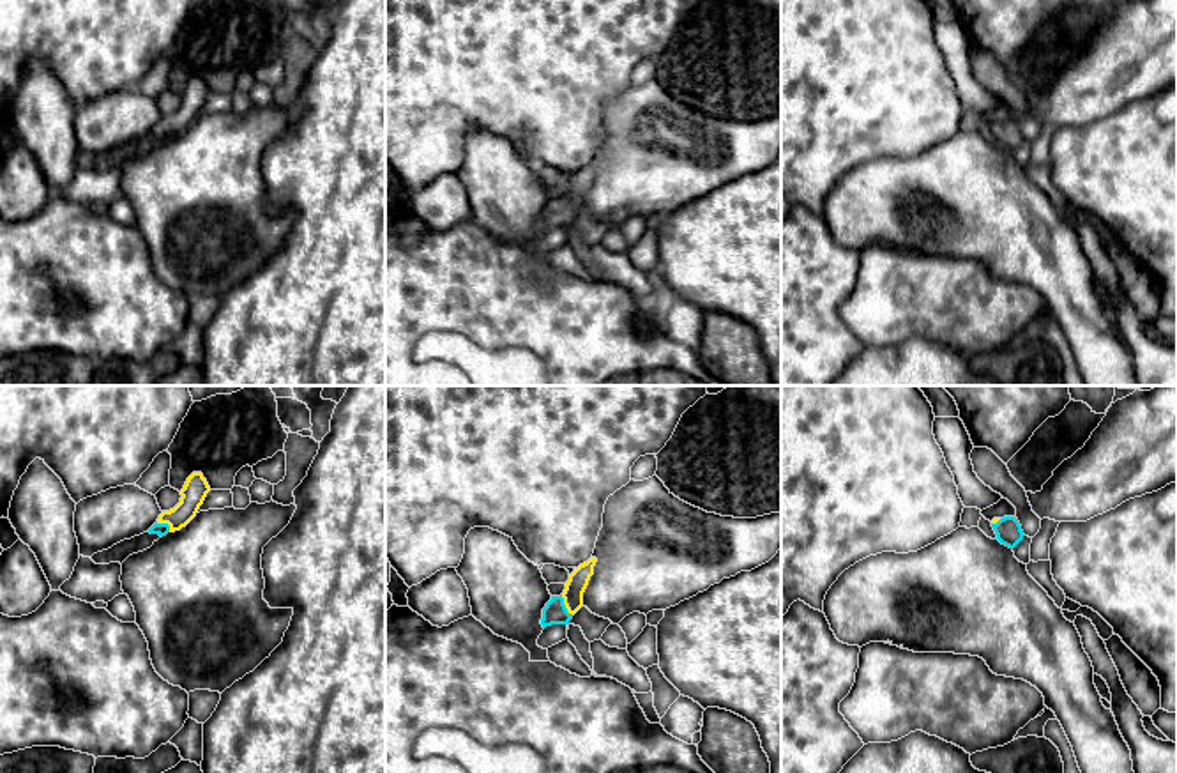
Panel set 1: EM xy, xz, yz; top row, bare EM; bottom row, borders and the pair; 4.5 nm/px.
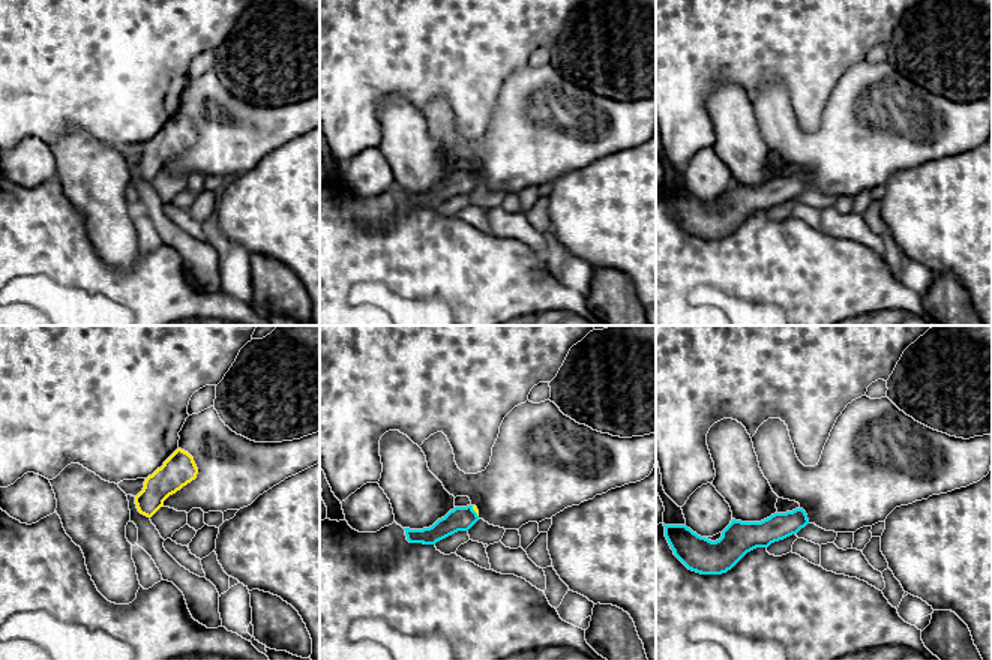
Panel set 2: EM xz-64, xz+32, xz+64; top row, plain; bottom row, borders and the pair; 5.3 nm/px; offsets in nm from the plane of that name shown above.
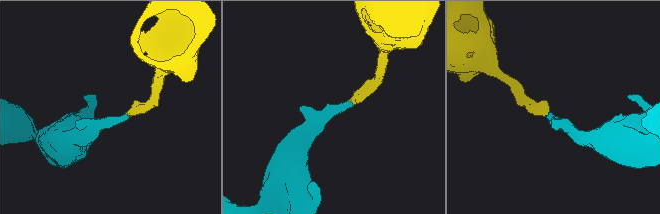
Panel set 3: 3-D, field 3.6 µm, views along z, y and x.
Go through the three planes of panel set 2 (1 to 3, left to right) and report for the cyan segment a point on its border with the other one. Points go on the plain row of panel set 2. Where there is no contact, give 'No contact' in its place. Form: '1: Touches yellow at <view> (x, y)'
1: No contact
2: Touches yellow at xz+32 (474, 174)
3: No contact

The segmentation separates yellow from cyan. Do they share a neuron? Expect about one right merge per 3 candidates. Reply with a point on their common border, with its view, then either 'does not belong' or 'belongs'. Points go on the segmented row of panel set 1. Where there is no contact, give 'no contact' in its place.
xz (566, 605) | belongs

